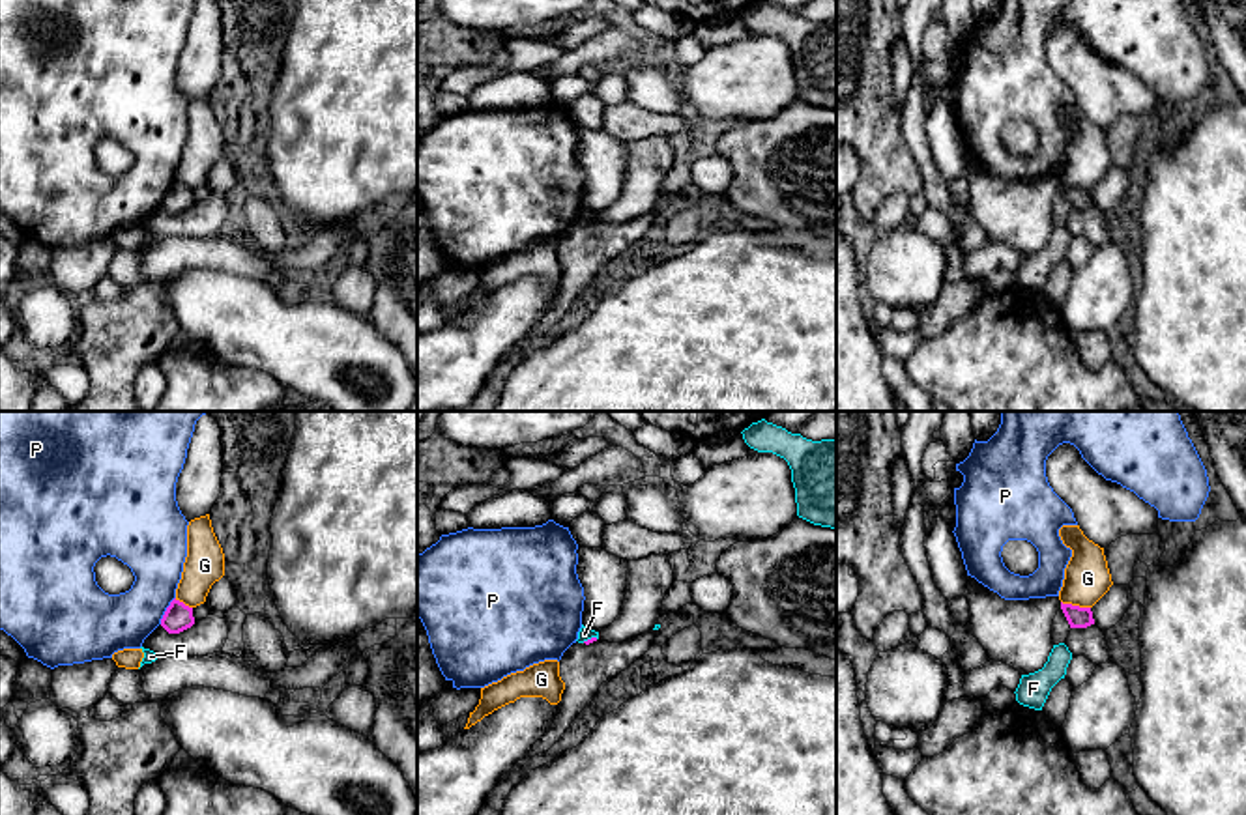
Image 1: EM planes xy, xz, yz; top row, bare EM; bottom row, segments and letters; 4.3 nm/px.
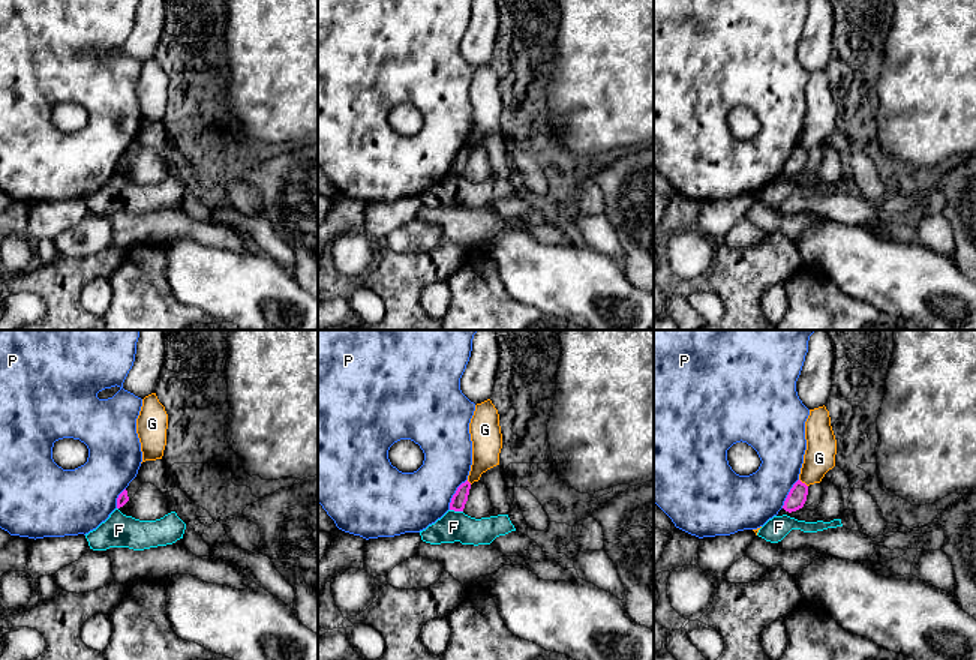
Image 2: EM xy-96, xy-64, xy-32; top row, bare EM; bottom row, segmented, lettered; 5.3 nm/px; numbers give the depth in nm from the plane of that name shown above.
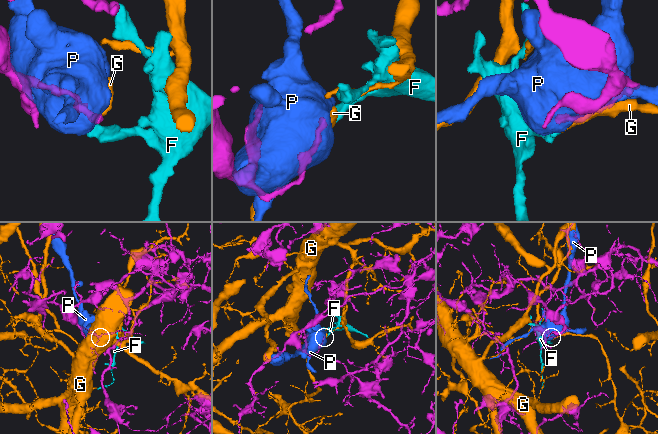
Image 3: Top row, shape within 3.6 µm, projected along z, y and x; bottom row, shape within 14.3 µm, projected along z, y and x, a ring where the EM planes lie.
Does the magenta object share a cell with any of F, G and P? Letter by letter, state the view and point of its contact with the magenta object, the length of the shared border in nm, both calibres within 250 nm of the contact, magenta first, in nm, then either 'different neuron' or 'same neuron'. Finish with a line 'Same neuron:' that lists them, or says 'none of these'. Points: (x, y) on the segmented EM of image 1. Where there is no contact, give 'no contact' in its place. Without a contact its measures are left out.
F: xz (592, 638) | 70 nm | 20/60 nm | different neuron
G: yz (1076, 606) | 130 nm | 100/200 nm | different neuron
P: xy (167, 610) | 140 nm | 120/260 nm | different neuron
Same neuron: none of these

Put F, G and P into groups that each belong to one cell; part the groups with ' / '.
F / G / P

